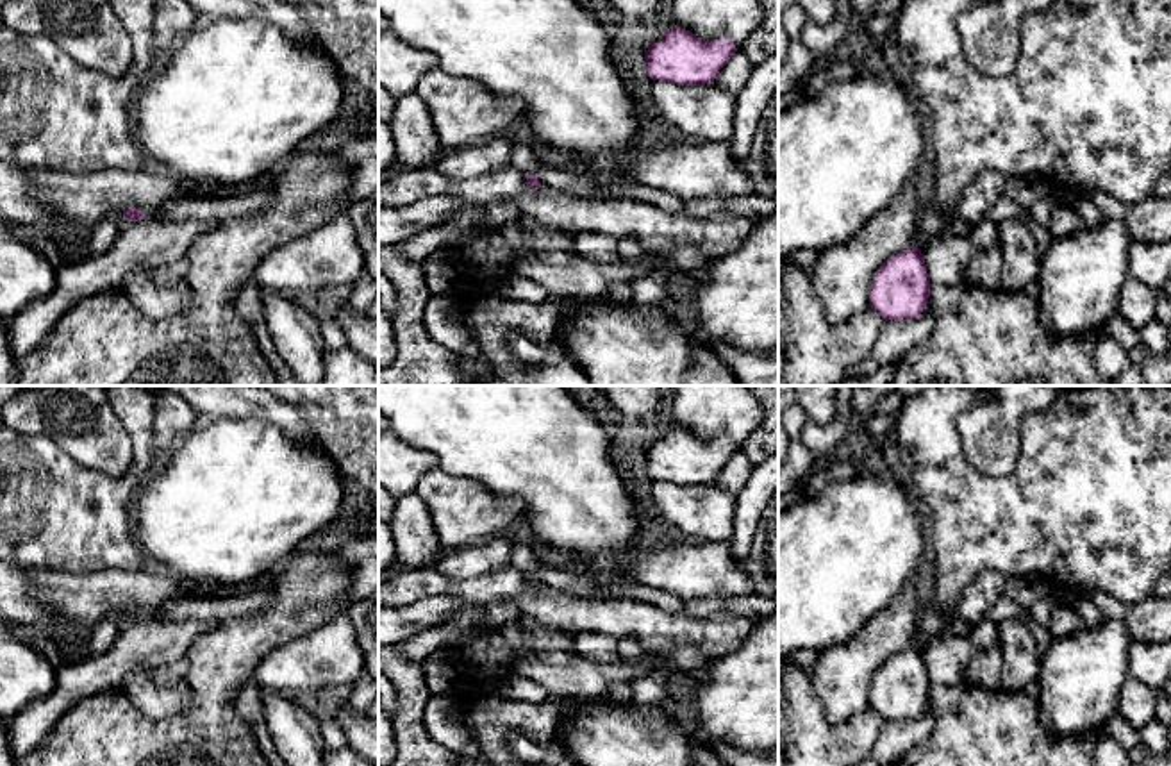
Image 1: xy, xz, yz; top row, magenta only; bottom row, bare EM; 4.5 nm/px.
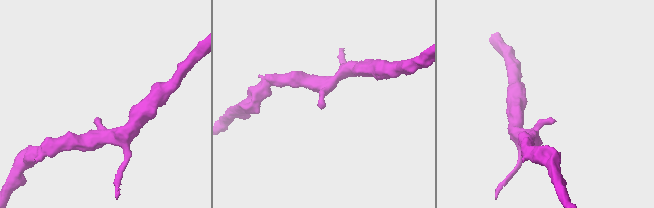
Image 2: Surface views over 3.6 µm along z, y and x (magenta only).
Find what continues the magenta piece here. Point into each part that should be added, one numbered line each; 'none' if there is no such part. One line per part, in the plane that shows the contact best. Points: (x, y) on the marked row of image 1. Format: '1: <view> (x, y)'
none

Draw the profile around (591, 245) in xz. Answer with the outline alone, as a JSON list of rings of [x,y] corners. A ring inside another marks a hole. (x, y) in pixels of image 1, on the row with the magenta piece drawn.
[[[578,232],[571,237],[573,252],[587,261],[616,262],[618,239],[603,232]]]

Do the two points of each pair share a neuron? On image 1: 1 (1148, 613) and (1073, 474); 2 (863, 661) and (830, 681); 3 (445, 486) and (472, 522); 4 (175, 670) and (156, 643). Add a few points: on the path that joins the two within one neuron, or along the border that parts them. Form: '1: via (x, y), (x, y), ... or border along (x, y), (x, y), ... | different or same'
1: border along (1102, 590), (1129, 602), (1141, 602), (1150, 597) | different
2: via (855, 661), (838, 679) | same
3: via (447, 495), (465, 513) | same
4: border along (184, 656), (150, 668) | different

